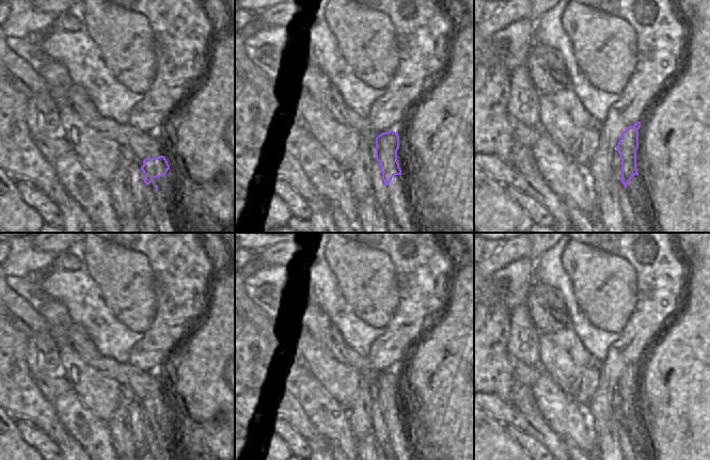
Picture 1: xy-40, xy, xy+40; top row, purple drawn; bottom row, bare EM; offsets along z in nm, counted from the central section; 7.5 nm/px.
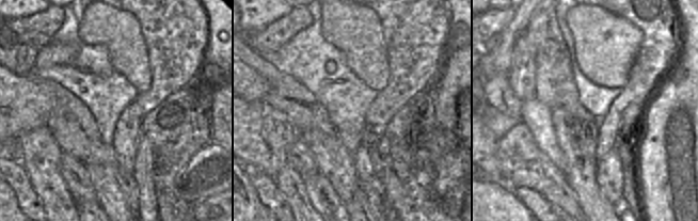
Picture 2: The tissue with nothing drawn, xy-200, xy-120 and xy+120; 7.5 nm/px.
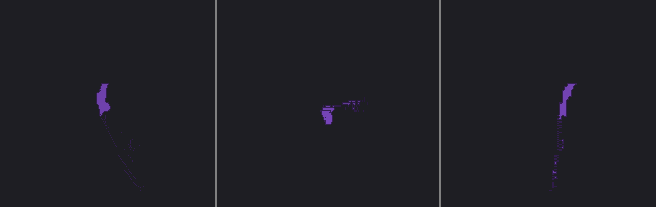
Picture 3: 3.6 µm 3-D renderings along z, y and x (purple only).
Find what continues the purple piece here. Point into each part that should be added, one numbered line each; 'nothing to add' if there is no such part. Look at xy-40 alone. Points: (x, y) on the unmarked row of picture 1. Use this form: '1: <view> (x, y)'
1: xy-40 (157, 453)

